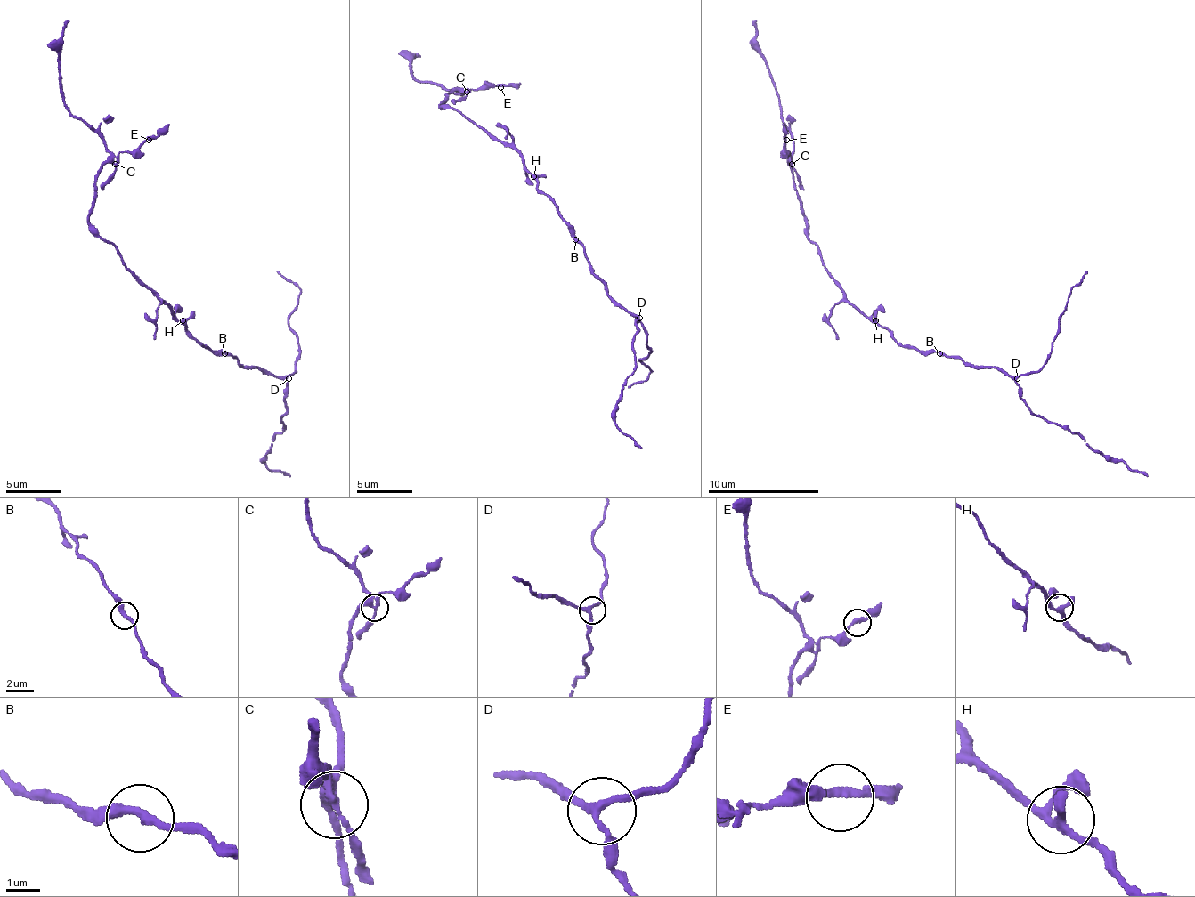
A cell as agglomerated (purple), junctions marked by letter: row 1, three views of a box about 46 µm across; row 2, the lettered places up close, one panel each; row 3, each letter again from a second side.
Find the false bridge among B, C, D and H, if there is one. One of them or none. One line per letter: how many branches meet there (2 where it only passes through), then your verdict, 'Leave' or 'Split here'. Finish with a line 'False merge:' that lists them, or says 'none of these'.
B: Branches: 2. Leave
C: Branches: 4. Split here
D: Branches: 3. Leave
H: Branches: 4. Leave
False merge: C

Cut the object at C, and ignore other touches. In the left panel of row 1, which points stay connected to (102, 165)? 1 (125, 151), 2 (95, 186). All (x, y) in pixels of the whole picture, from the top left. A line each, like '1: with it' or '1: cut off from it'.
1: cut off from it
2: with it

